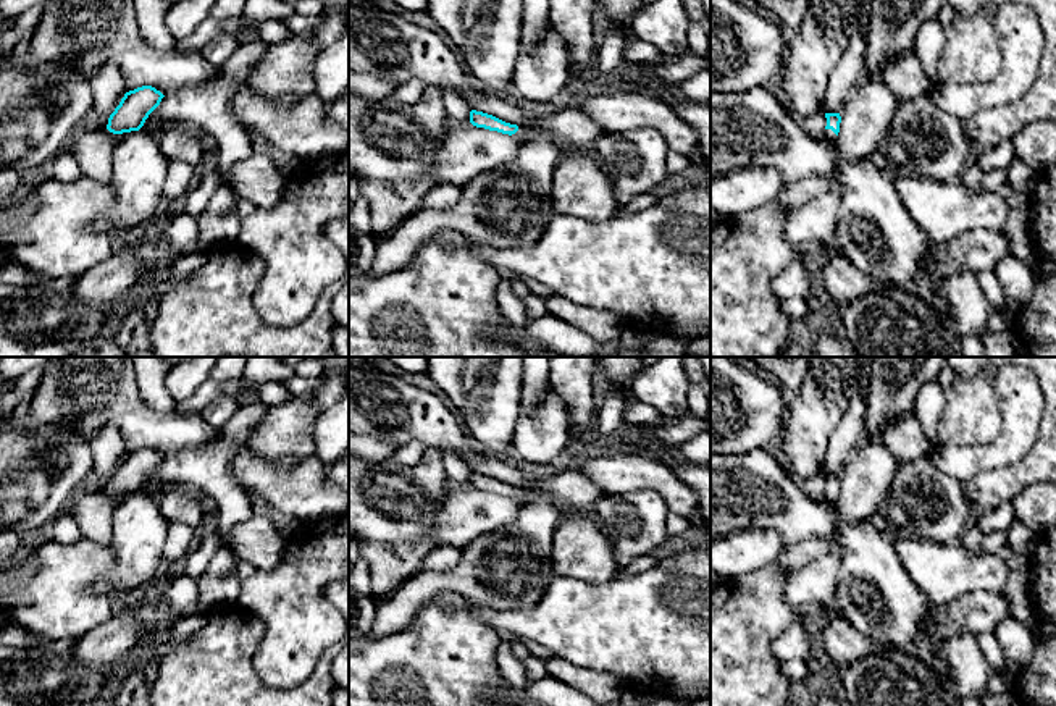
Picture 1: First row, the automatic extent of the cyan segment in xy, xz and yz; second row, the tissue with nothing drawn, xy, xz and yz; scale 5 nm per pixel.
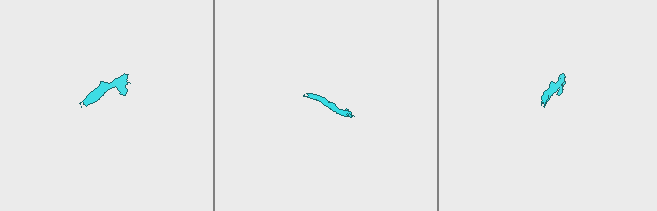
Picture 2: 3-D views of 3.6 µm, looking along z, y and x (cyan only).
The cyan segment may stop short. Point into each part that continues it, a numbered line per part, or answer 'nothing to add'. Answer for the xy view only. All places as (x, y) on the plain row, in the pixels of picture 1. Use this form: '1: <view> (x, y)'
nothing to add

